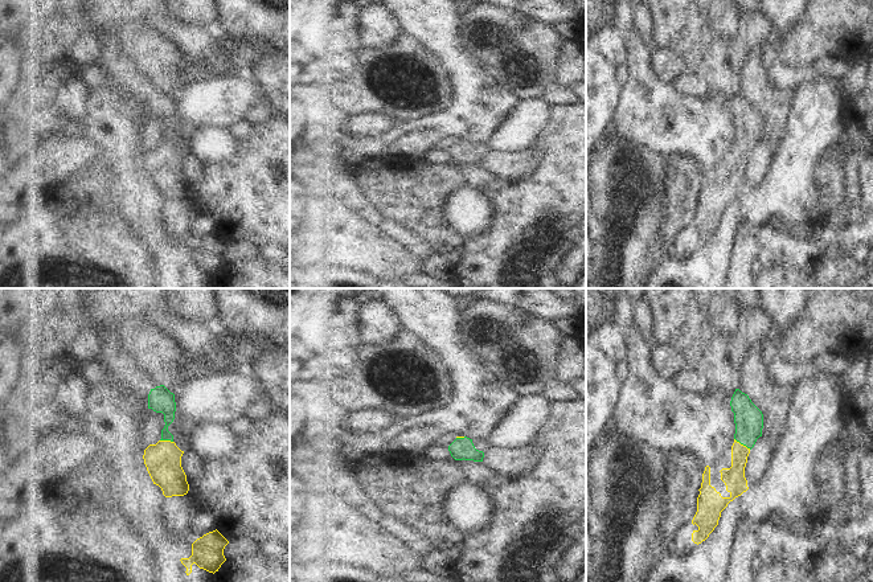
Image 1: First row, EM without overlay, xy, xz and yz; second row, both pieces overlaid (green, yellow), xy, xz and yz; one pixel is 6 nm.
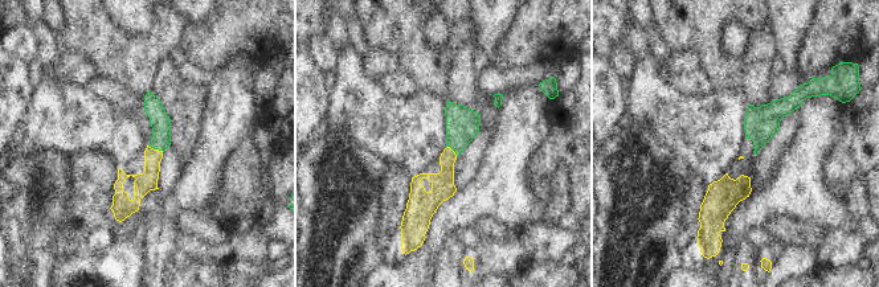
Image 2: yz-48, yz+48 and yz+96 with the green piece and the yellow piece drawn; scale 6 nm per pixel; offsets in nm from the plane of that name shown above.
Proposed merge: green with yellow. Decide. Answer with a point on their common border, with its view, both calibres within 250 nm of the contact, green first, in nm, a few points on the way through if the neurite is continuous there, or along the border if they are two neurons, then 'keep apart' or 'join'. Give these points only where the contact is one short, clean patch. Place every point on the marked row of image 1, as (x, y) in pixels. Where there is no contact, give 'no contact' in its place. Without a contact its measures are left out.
meets green in yz at (742, 443); 180 nm thick on the green side, 130 nm on the other; runs through yz (749, 419), (749, 427), (742, 443), (734, 479); join

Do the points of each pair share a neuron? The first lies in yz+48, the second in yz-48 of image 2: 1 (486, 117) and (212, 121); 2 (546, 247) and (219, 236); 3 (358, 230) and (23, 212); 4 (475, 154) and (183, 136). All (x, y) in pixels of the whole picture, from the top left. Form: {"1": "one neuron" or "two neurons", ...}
{"1": "two neurons", "2": "two neurons", "3": "one neuron", "4": "two neurons"}

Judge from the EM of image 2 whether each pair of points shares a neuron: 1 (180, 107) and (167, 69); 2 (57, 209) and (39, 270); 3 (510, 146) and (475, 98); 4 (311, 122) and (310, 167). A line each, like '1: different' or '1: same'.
1: same
2: same
3: different
4: different

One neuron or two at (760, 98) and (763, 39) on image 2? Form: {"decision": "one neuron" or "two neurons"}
{"decision": "one neuron"}

